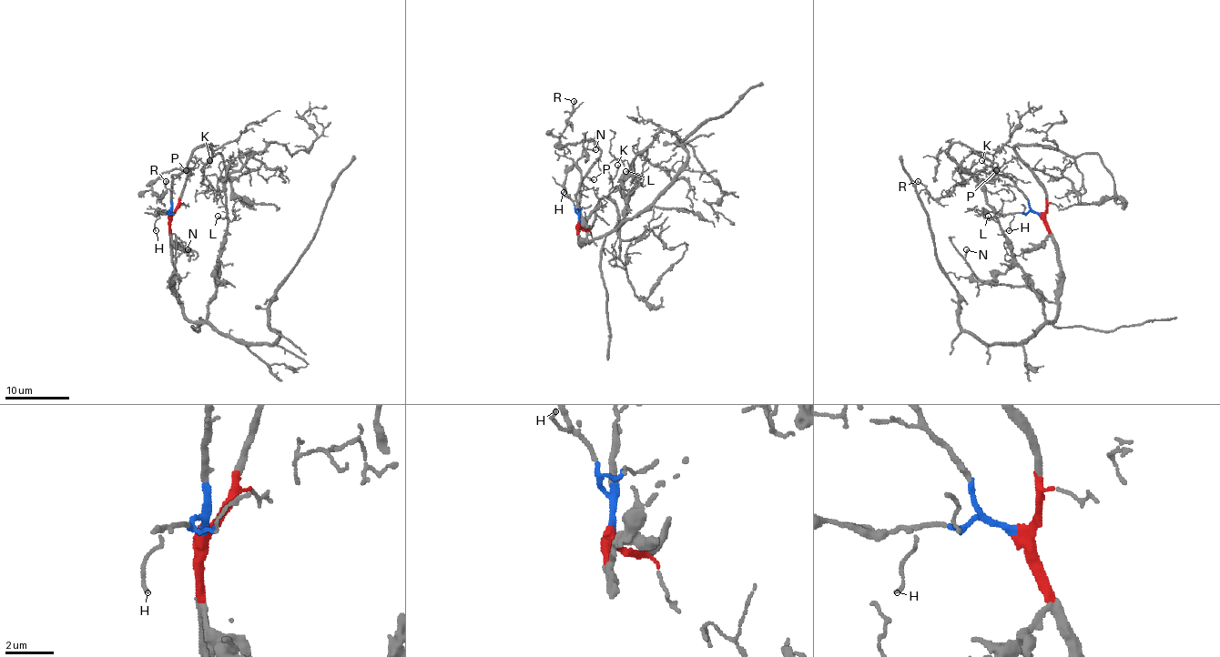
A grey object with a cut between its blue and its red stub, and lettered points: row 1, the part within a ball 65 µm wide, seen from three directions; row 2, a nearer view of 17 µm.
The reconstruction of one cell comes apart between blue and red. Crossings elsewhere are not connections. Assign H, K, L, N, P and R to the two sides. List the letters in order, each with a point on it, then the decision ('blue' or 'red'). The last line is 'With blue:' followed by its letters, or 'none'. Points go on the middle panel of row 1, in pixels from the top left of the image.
H: at (564, 192); blue
K: at (617, 165); red
L: at (625, 171); red
N: at (595, 149); red
P: at (594, 179); blue
R: at (574, 101); blue
With blue: H, P, R

